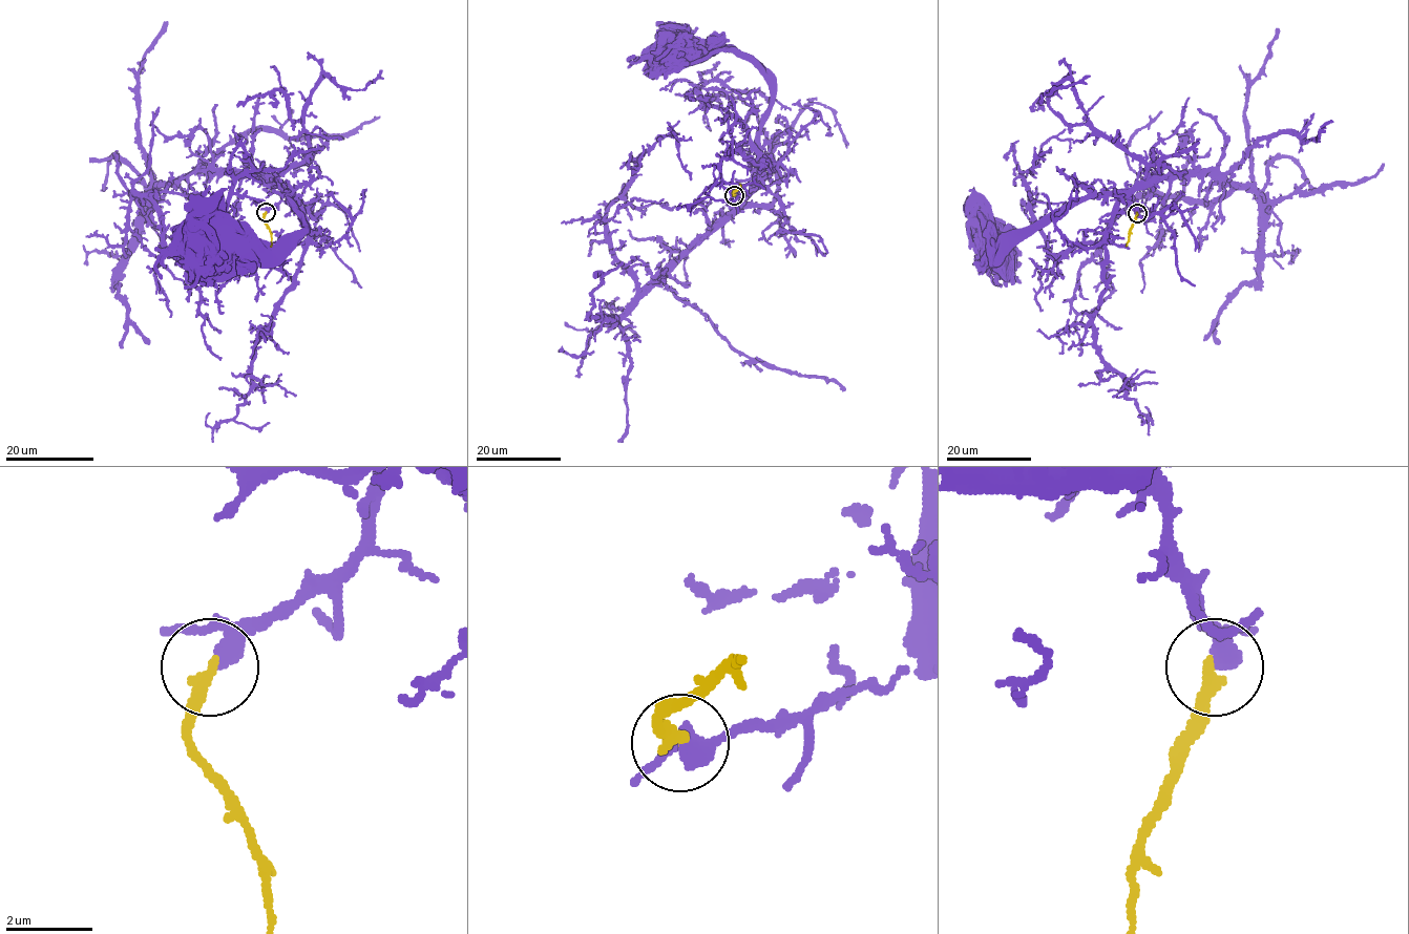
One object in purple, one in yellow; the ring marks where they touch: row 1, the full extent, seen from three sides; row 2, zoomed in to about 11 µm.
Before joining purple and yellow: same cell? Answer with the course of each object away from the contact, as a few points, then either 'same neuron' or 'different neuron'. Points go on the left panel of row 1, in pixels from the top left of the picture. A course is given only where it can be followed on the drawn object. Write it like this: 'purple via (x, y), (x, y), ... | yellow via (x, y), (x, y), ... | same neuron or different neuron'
purple via (266, 213), (286, 191), (303, 215), (303, 230), (285, 249), (229, 250), (192, 256) | yellow via (266, 213), (264, 221), (271, 234), (270, 246) | same neuron

